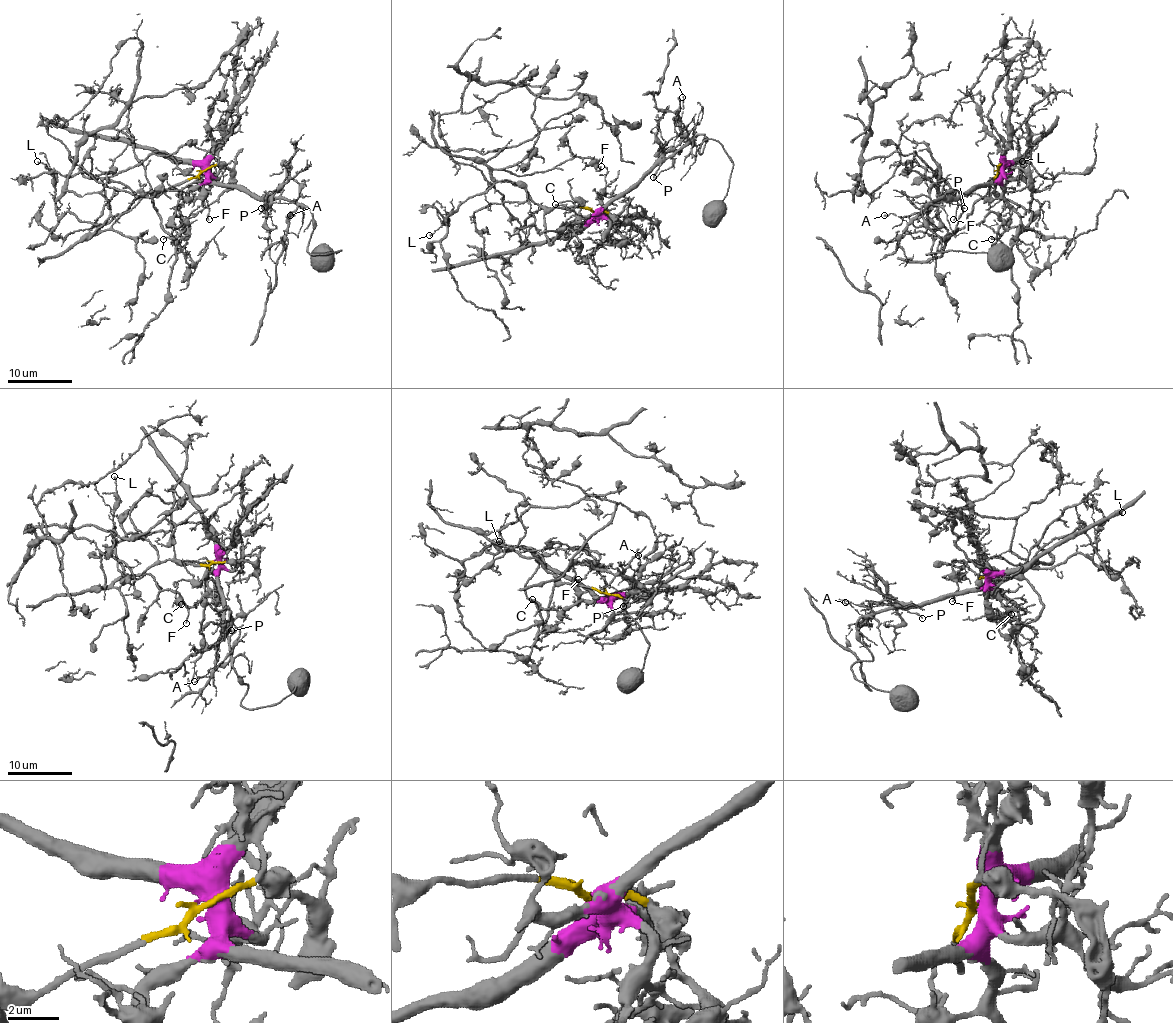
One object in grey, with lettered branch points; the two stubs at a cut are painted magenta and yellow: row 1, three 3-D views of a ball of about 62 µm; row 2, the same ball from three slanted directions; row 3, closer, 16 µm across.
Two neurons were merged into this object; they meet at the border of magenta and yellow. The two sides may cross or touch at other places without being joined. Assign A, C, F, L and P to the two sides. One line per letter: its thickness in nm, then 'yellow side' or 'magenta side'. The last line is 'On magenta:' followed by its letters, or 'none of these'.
A: calibre 120 nm; magenta side
C: calibre 140 nm; magenta side
F: calibre 120 nm; yellow side
L: calibre 130 nm; yellow side
P: calibre 120 nm; magenta side
On magenta: A, C, P

